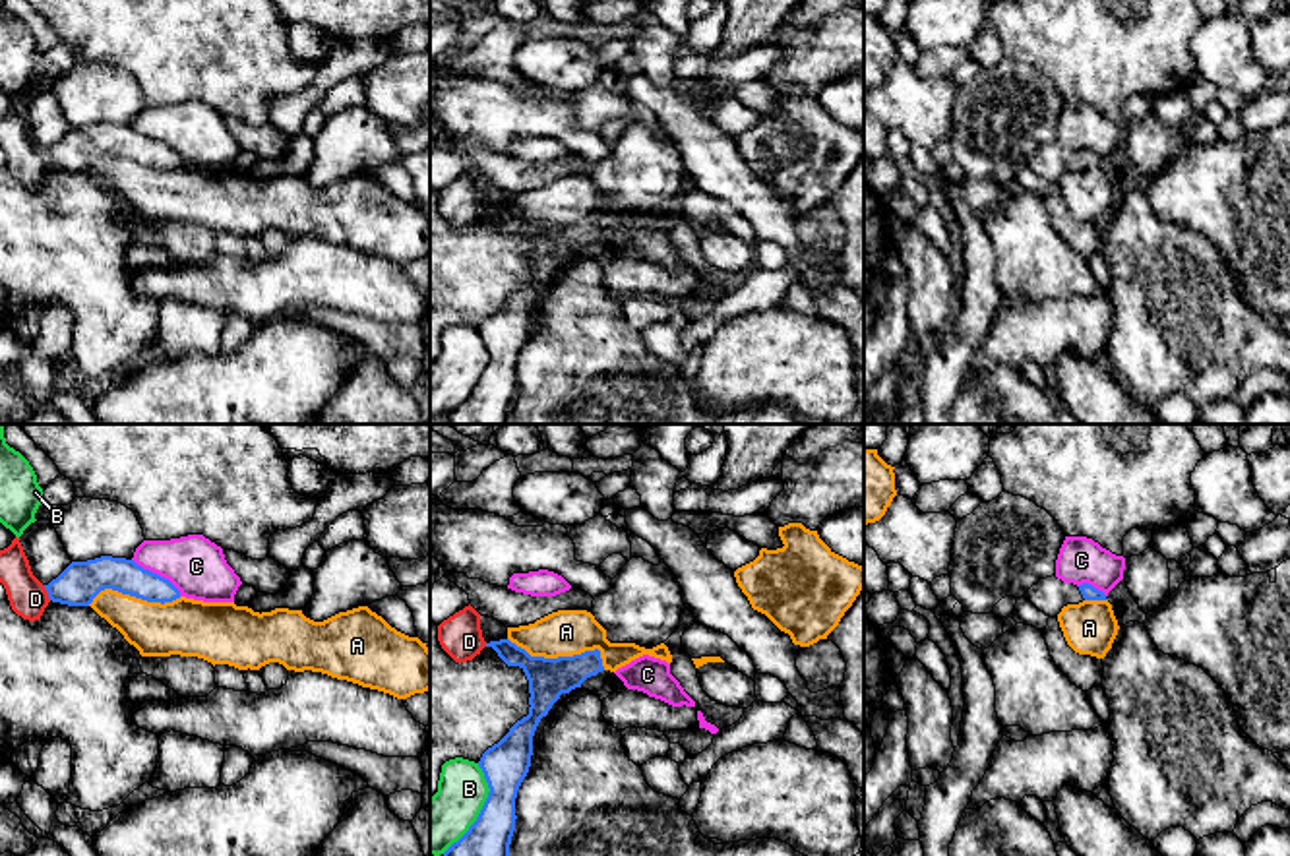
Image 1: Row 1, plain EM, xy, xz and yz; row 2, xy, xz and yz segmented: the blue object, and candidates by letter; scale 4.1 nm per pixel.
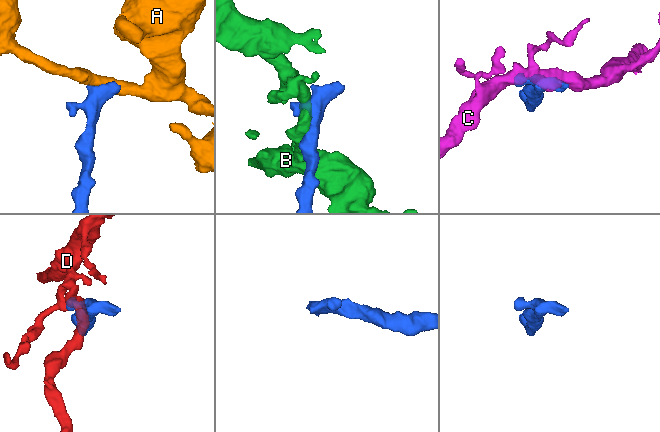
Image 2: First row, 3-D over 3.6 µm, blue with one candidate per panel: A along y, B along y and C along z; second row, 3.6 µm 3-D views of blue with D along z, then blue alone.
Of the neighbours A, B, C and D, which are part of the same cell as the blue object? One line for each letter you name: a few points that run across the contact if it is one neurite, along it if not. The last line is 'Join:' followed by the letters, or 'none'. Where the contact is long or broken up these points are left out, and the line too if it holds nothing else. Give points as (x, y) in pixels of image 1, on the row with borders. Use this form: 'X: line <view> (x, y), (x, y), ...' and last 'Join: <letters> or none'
Join: none

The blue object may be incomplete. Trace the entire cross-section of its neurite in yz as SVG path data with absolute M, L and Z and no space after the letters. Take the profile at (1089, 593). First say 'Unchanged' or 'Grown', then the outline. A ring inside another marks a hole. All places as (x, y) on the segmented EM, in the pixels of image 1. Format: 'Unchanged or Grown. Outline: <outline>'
Grown. Outline: M1056 575L1040 579L1025 595L1040 612L1058 618L1063 606L1079 604L1083 600L1108 600L1106 595L1089 583L1063 583Z

